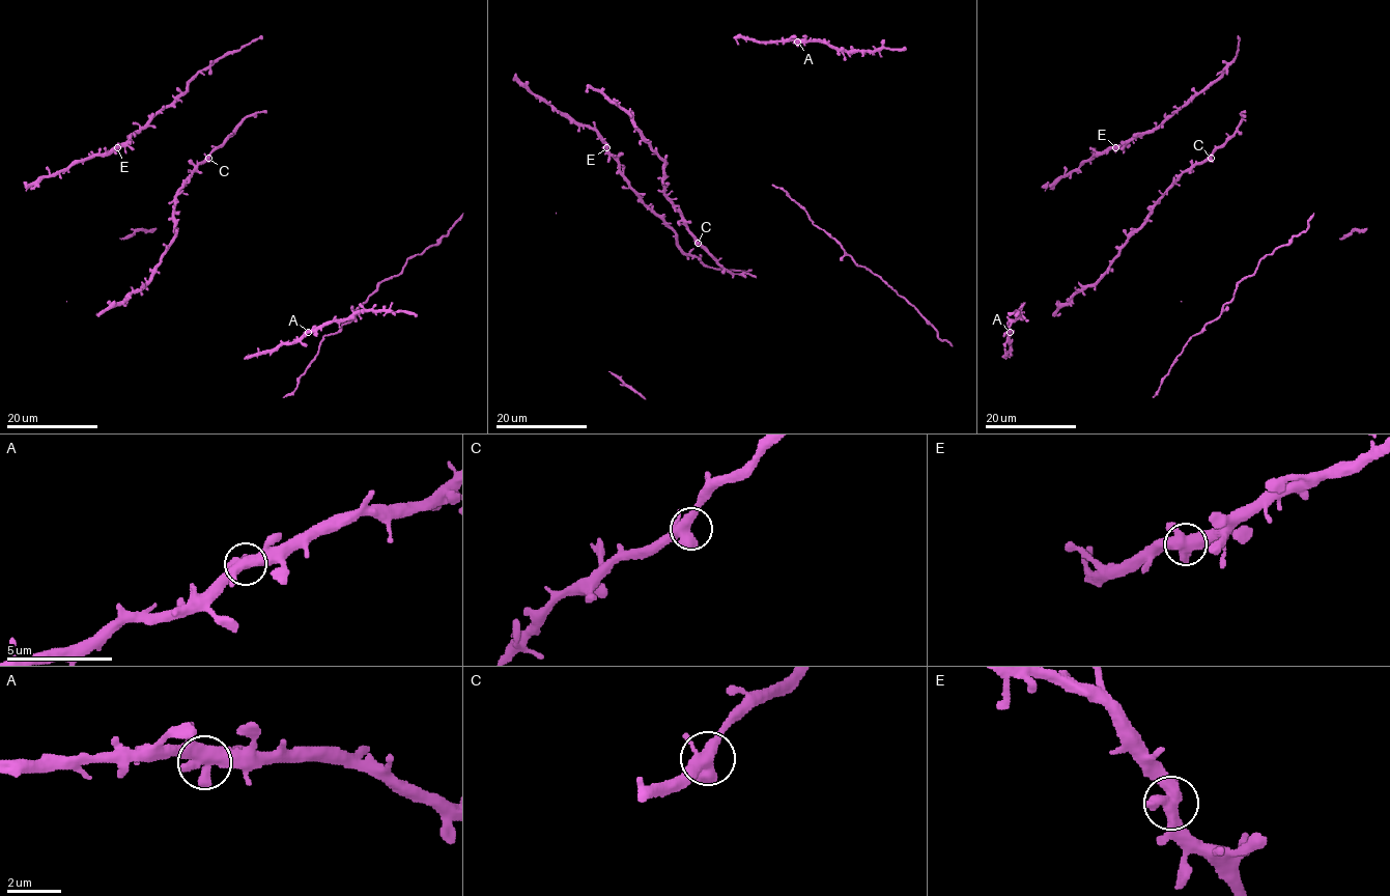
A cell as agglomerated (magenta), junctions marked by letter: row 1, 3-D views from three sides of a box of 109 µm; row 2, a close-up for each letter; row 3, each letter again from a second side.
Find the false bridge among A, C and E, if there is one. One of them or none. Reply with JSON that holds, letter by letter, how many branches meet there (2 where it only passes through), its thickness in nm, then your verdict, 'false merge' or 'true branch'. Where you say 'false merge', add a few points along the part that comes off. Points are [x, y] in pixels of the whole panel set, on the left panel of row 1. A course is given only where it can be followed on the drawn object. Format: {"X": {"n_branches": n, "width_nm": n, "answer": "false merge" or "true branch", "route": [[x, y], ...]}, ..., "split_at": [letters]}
{"A": {"n_branches": 3, "width_nm": 500, "answer": "true branch"}, "C": {"n_branches": 3, "width_nm": 440, "answer": "true branch"}, "E": {"n_branches": 3, "width_nm": 500, "answer": "true branch"}, "split_at": []}

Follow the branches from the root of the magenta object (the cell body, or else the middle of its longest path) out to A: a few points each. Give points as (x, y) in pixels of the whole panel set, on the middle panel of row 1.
A: (737, 44), (740, 36), (758, 42), (797, 42)

